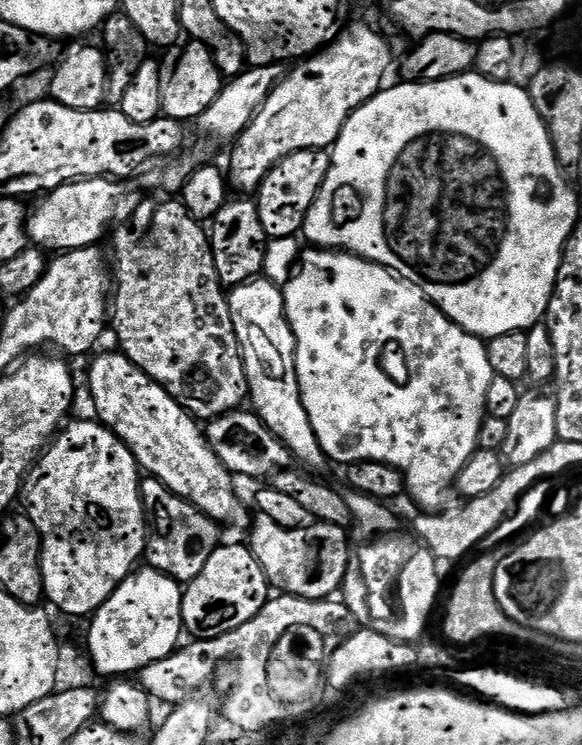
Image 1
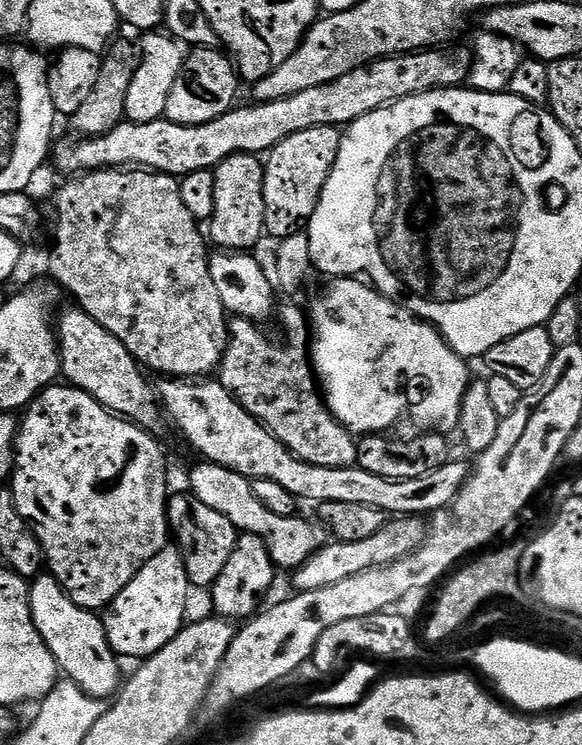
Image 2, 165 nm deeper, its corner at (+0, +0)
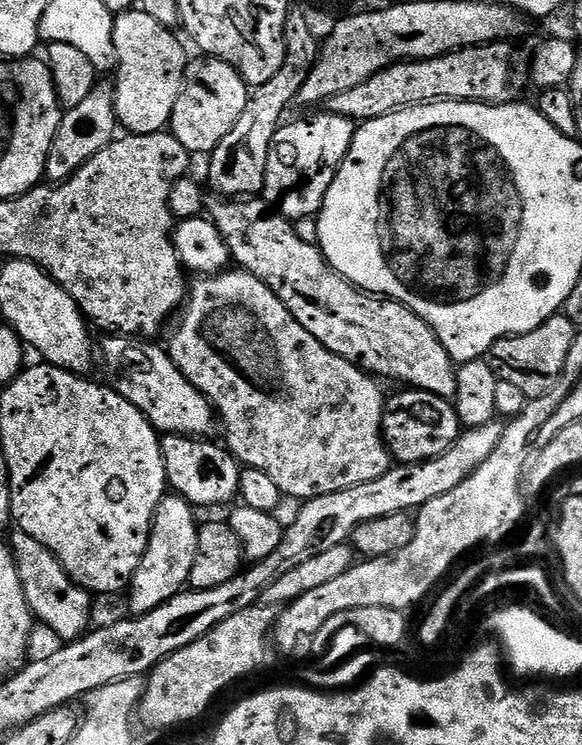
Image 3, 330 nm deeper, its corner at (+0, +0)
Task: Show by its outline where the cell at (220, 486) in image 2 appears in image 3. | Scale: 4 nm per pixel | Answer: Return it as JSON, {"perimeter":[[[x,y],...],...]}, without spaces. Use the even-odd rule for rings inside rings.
{"perimeter":[[[171,434],[162,440],[169,489],[197,509],[212,508],[215,504],[231,505],[231,500],[235,501],[240,494],[240,461],[234,459],[227,447],[212,442],[208,438]]]}

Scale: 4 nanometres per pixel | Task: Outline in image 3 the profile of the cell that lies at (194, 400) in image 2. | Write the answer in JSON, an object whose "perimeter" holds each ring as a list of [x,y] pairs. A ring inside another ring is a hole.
{"perimeter":[[[108,334],[98,344],[98,352],[104,355],[104,364],[116,368],[116,392],[126,402],[138,406],[138,410],[153,428],[161,434],[173,436],[194,436],[208,438],[213,434],[212,427],[217,427],[212,403],[188,381],[178,370],[178,366],[163,347],[144,338],[129,338]]]}

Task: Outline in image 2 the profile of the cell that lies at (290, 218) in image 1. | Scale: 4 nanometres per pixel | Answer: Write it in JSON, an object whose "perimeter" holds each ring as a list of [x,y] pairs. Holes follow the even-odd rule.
{"perimeter":[[[336,126],[311,128],[290,134],[271,152],[264,164],[264,197],[266,198],[265,233],[285,240],[290,234],[305,231],[308,219],[318,206],[318,198],[326,186],[326,178],[338,158],[341,129]]]}

